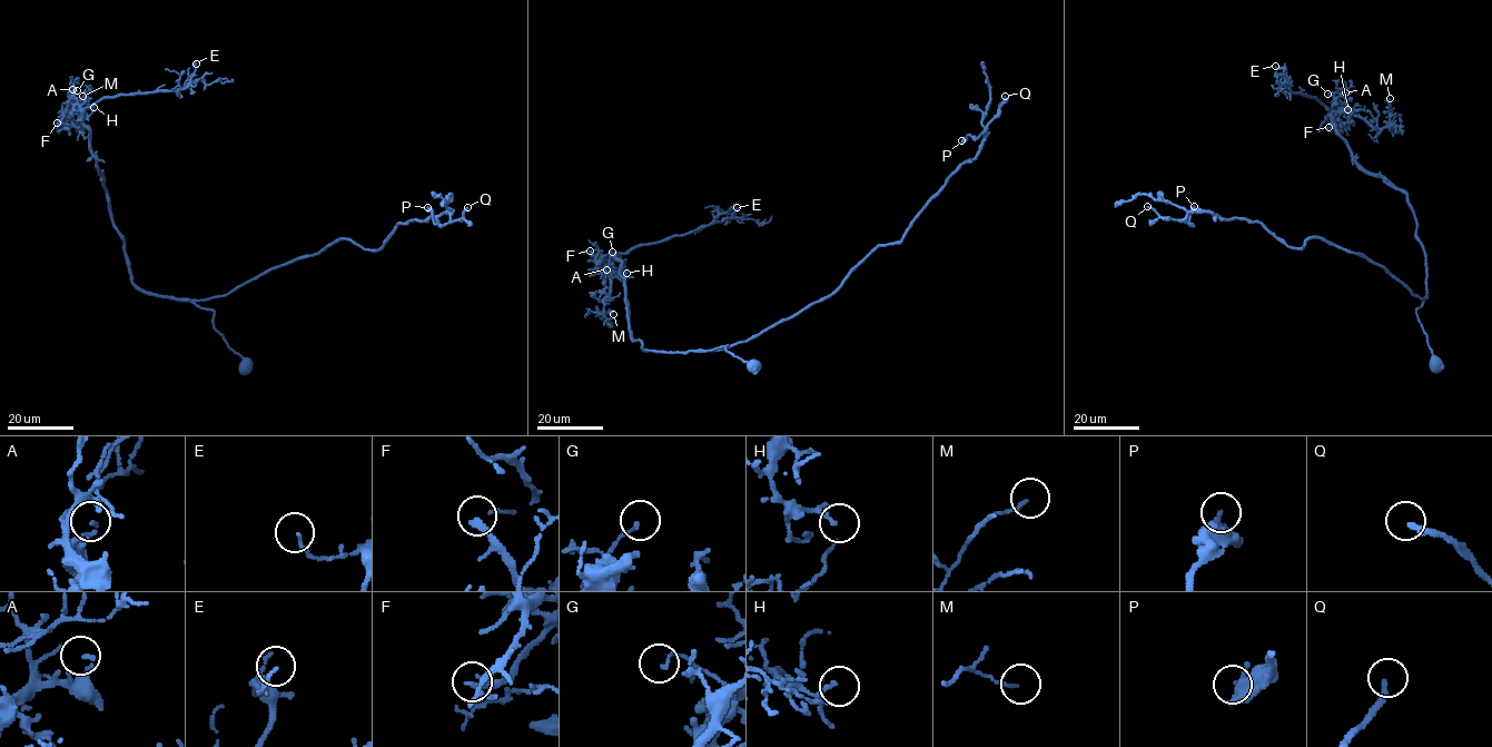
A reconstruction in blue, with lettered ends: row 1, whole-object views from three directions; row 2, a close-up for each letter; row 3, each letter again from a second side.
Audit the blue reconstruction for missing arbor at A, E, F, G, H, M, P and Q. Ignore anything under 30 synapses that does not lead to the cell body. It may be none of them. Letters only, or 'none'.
F, Q

